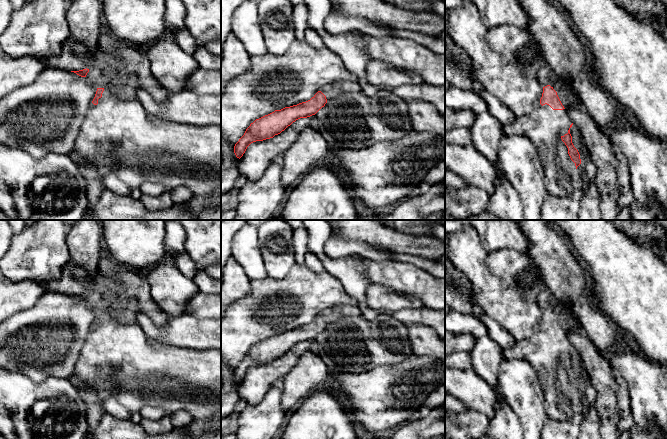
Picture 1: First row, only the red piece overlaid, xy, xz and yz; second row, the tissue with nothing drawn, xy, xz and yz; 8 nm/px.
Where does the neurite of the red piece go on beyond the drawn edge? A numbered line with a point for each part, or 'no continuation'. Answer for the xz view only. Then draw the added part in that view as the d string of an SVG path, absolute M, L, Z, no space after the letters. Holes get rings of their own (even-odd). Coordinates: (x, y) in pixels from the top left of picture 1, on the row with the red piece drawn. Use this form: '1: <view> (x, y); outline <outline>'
1: xz (331, 91); outline M334 82L327 84L320 88L320 90L325 96L327 101L335 99L341 95L347 93L359 93L361 88L357 82Z

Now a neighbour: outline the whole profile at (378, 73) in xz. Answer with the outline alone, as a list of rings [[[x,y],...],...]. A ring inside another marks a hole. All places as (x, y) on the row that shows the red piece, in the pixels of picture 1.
[[[371,60],[366,66],[366,76],[370,84],[387,88],[418,86],[422,83],[420,75],[403,71],[388,63]]]

